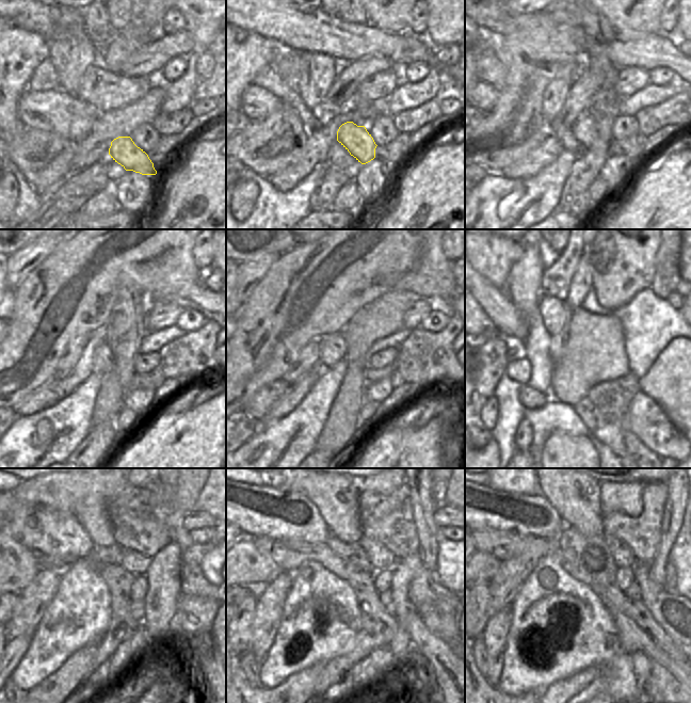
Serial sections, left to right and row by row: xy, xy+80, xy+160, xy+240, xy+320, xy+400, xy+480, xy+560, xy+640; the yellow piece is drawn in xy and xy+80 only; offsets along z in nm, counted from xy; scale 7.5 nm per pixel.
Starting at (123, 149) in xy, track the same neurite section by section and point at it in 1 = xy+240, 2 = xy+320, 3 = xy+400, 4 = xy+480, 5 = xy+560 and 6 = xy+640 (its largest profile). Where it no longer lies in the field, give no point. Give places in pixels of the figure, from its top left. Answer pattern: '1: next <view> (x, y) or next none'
1: next xy+240 (103, 358)
2: next xy+320 (333, 348)
3: next xy+400 (560, 344)
4: next xy+480 (45, 530)
5: next xy+560 (256, 510)
6: next xy+640 (486, 508)

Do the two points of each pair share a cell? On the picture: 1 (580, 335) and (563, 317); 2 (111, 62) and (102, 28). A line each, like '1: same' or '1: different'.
1: different
2: different

